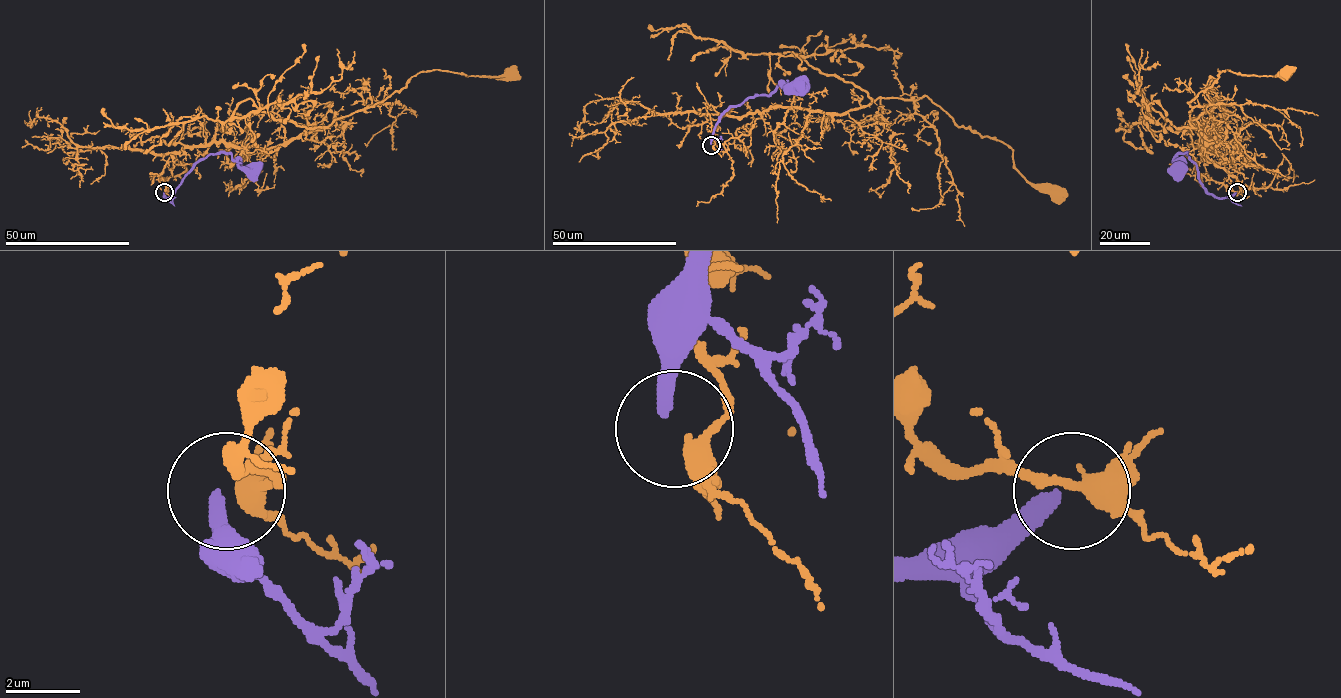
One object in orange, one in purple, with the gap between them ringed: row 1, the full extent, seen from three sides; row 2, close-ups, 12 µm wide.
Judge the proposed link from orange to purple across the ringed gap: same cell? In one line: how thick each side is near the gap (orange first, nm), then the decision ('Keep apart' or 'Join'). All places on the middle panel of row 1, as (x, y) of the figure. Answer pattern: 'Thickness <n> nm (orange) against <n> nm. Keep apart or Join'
Thickness 420 nm (orange) against 400 nm. Keep apart

